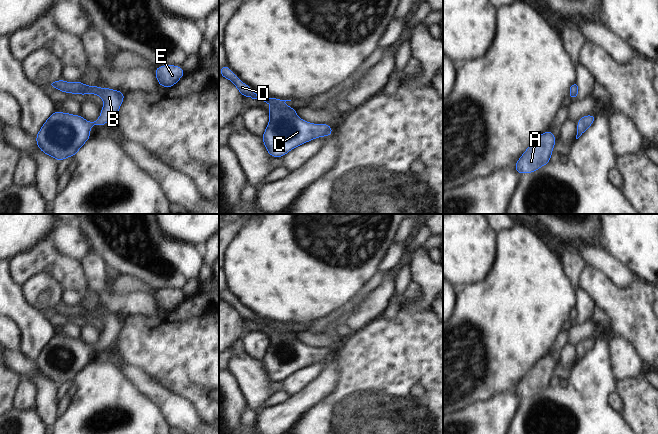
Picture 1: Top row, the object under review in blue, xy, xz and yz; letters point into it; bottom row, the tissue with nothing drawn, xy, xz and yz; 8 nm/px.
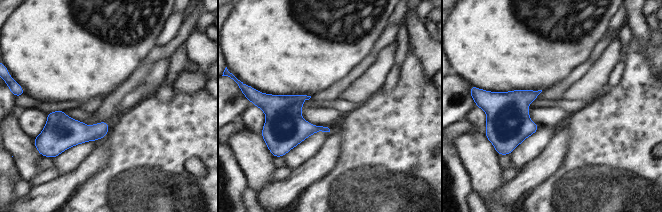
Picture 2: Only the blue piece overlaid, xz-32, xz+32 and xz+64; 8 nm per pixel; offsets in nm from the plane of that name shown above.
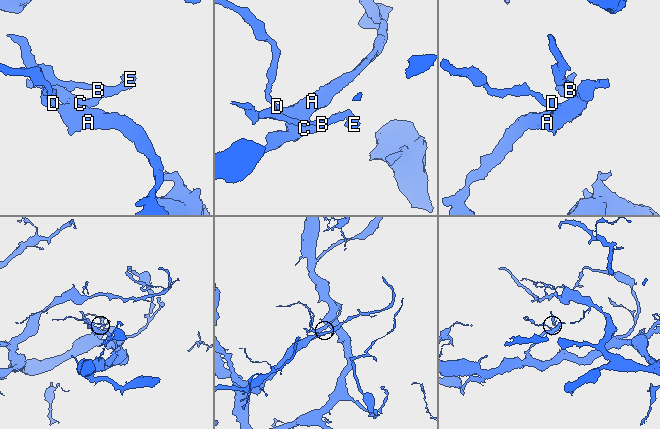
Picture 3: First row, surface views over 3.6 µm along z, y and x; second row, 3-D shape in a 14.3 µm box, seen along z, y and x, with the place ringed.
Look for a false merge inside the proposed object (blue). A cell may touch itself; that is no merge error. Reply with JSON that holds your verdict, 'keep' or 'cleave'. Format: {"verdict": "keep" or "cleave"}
{"verdict": "keep"}

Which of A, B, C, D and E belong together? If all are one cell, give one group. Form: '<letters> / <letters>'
A B C D E

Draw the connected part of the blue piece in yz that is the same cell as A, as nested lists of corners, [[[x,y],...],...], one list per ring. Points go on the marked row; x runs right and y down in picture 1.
[[[547,130],[540,134],[517,160],[515,171],[519,175],[533,173],[550,163],[553,147],[557,140],[553,131]]]

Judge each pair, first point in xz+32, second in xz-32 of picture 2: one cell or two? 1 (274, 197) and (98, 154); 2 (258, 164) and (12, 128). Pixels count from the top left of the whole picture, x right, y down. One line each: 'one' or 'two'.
1: one
2: one

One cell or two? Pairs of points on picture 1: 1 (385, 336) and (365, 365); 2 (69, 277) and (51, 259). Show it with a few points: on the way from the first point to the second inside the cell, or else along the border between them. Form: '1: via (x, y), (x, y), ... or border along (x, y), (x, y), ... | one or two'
1: via (385, 343), (372, 358) | one
2: via (65, 273), (55, 263) | one

